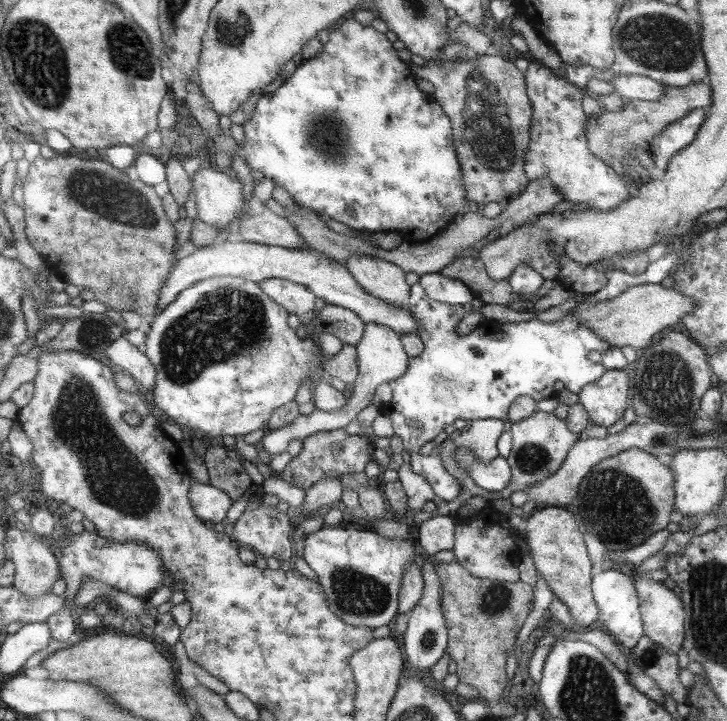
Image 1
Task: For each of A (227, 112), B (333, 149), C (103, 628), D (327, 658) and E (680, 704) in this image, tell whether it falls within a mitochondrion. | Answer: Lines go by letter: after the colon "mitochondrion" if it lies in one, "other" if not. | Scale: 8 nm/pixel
A: other
B: mitochondrion
C: other
D: other
E: other

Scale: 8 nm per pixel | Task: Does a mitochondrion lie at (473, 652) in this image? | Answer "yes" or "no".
no

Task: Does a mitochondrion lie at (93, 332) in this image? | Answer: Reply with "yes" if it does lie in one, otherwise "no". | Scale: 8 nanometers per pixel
yes

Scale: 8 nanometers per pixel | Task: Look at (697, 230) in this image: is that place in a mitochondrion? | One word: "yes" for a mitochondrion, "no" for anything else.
no

